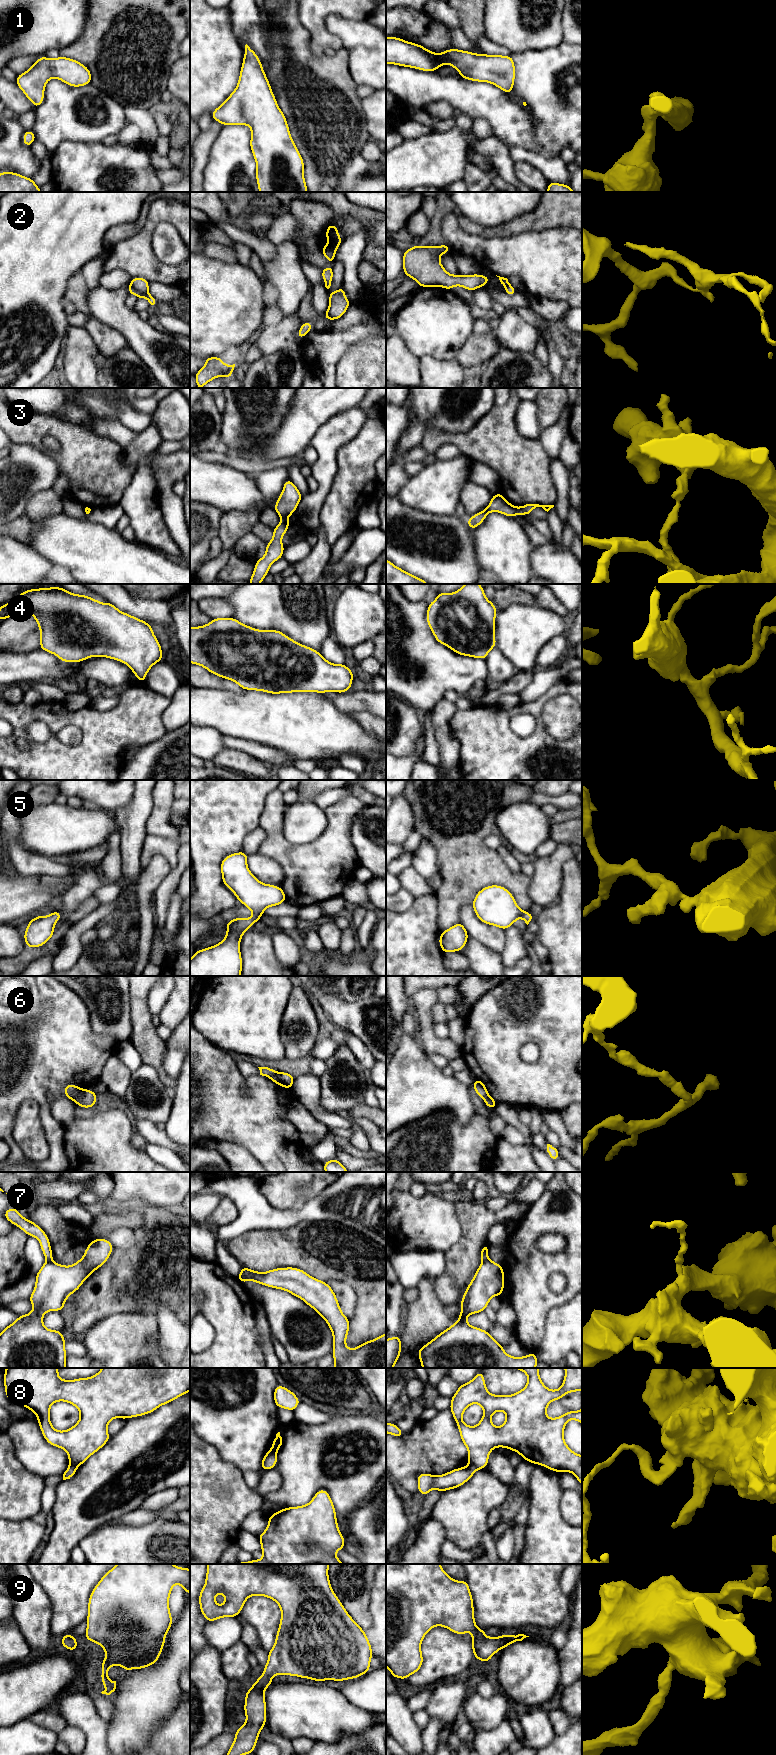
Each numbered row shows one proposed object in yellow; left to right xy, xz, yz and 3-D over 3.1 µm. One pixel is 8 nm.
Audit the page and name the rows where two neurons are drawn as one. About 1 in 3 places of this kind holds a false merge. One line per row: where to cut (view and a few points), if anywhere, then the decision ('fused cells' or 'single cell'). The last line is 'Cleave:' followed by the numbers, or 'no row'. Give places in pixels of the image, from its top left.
1: no cut | single cell
2: xy (129, 284), (139, 291), (147, 292) | fused cells
3: yz (515, 507), (517, 513) | fused cells
4: no cut | single cell
5: no cut | single cell
6: xy (84, 1089), (73, 1099) | fused cells
7: xy (51, 1259), (46, 1261) | fused cells
8: yz (469, 1463), (477, 1469) | fused cells
9: no cut | single cell
Cleave: 2, 3, 6, 7, 8

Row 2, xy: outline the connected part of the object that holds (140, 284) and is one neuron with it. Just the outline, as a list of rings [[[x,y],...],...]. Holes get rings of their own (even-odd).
[[[137,277],[132,278],[129,285],[139,292],[148,292],[149,281],[145,278]]]

